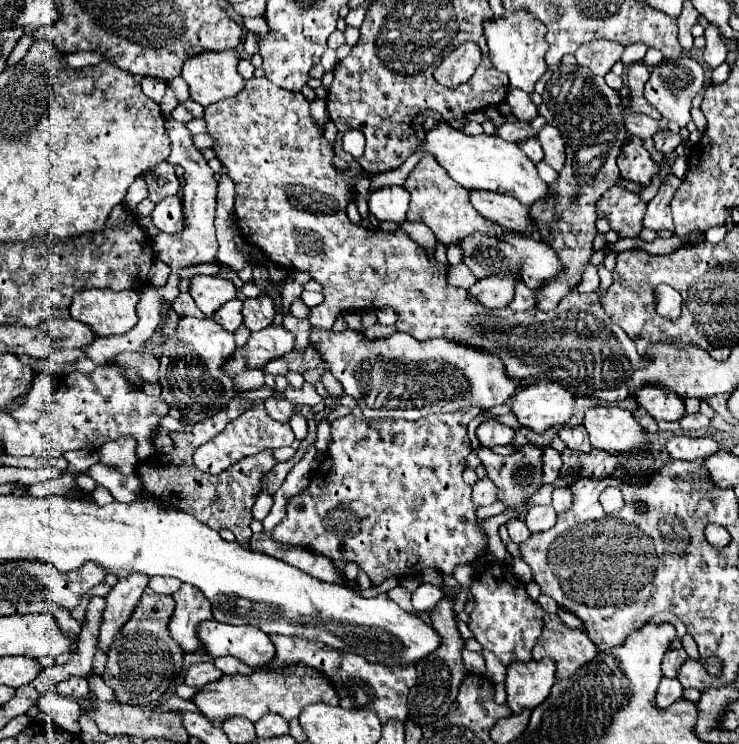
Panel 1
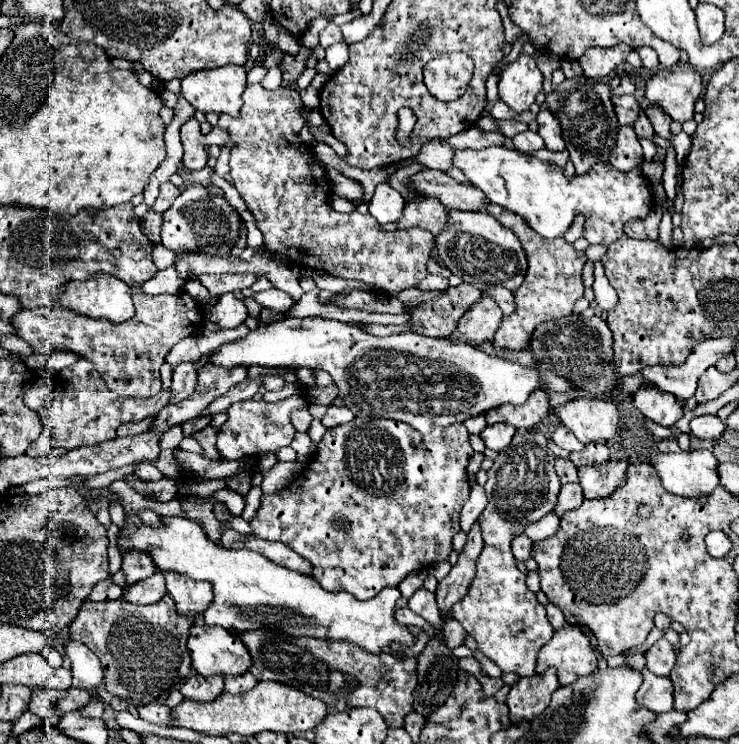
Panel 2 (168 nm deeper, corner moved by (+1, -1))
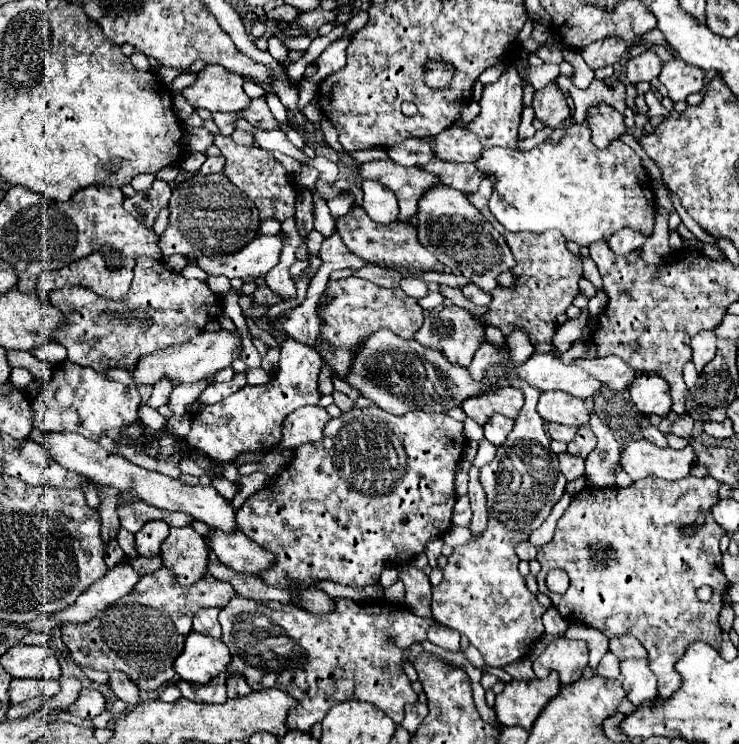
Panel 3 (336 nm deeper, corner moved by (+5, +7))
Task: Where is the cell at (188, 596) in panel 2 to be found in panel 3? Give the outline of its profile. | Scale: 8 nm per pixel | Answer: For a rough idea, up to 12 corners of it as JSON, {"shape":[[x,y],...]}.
{"shape":[[190,526],[170,528],[162,566],[180,586],[208,574],[204,538]]}

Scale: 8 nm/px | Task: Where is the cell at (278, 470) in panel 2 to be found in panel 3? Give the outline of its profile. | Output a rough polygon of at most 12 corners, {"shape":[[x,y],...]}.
{"shape":[[260,470],[240,476],[242,490],[234,498],[240,508],[244,500],[266,484],[268,476]]}

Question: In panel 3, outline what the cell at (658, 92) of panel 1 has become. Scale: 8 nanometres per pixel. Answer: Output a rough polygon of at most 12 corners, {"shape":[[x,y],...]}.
{"shape":[[674,58],[662,64],[658,80],[672,102],[702,90],[704,72]]}

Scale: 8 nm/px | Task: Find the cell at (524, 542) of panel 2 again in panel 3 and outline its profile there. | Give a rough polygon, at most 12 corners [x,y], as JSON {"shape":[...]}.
{"shape":[[528,540],[516,544],[520,560],[536,558],[536,548]]}

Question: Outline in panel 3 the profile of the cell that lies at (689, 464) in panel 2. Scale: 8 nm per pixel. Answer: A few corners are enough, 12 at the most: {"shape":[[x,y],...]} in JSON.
{"shape":[[630,442],[620,462],[632,480],[680,480],[696,462],[692,446]]}

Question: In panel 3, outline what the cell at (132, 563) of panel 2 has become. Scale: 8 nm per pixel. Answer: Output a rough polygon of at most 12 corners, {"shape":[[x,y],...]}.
{"shape":[[148,522],[136,536],[138,556],[152,558],[168,536],[168,524]]}

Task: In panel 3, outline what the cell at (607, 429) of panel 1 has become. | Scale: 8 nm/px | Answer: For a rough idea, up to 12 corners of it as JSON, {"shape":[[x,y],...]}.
{"shape":[[542,392],[546,422],[586,426],[588,406],[566,392]]}

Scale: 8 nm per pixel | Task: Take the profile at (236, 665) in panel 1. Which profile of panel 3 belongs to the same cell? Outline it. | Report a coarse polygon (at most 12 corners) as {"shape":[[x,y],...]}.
{"shape":[[228,676],[228,698],[250,692],[242,676]]}

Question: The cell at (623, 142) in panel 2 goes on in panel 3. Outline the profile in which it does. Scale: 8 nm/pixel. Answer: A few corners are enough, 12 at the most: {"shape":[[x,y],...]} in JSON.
{"shape":[[606,104],[588,110],[600,150],[628,132],[624,116]]}

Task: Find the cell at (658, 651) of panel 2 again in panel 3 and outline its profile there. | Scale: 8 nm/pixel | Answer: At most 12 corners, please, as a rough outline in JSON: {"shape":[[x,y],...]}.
{"shape":[[634,636],[610,640],[610,652],[620,660],[648,658],[646,648]]}

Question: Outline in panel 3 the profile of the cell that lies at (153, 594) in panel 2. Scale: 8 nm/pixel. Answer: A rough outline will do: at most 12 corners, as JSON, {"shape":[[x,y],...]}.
{"shape":[[128,562],[114,566],[76,604],[26,624],[50,634],[66,622],[88,622],[130,594],[140,576]]}

